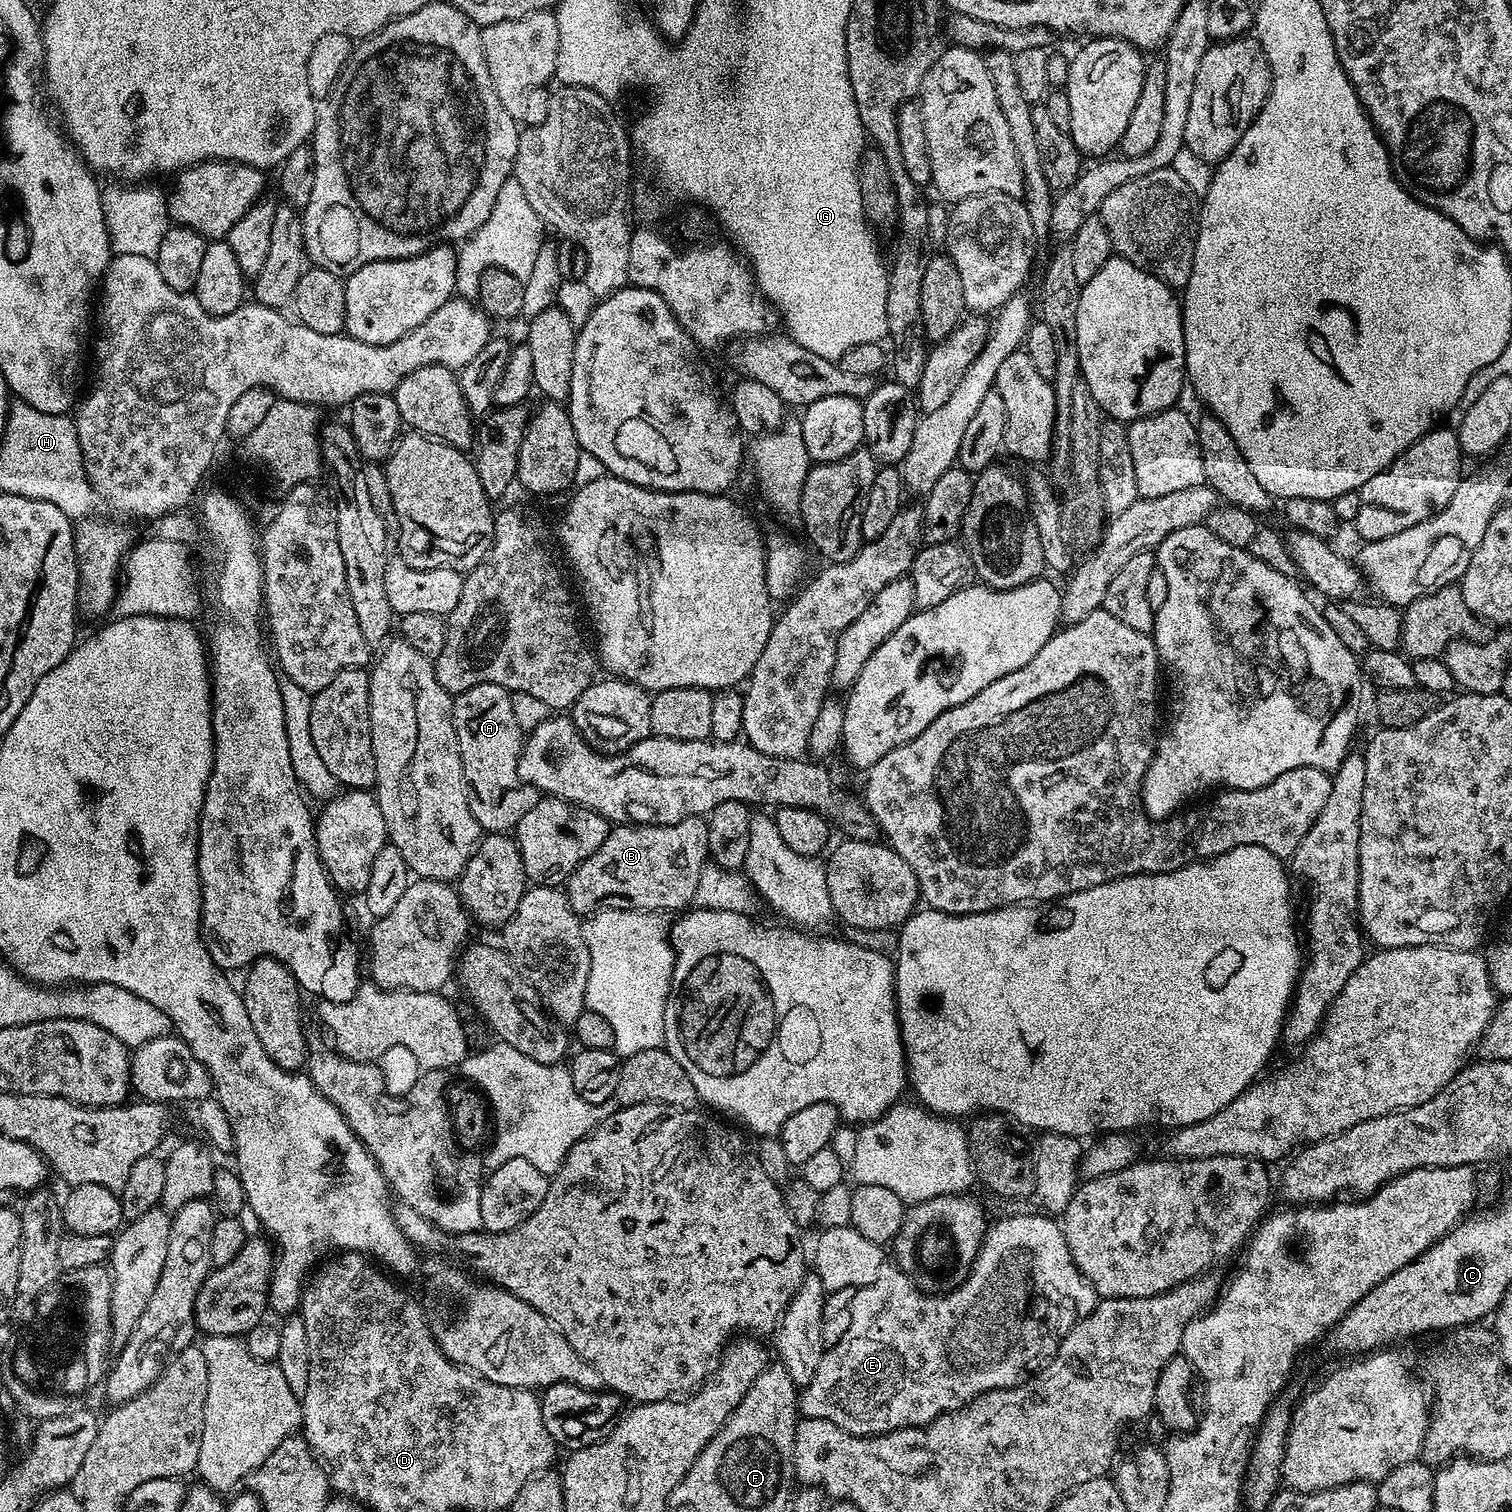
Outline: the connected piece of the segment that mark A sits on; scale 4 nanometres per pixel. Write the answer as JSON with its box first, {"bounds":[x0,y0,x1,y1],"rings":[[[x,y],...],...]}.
{"bounds":[452,684,542,833],"rings":[[[479,684],[470,690],[459,693],[452,701],[452,721],[458,734],[460,757],[464,767],[464,779],[470,789],[468,805],[474,818],[480,823],[485,833],[511,833],[518,821],[542,798],[540,789],[527,784],[518,774],[520,751],[524,748],[525,733],[521,732],[518,722],[514,719],[514,706],[508,689],[497,684]]]}

